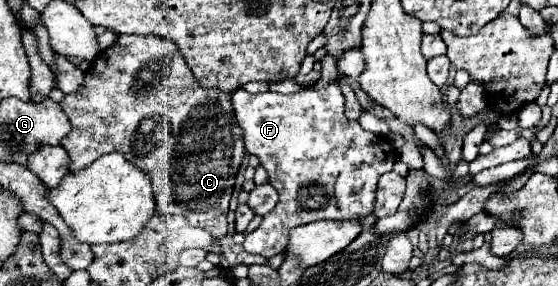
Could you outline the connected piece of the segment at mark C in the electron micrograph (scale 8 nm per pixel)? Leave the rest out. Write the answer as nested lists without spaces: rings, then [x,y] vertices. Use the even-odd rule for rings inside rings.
[[[136,34],[118,36],[118,40],[92,62],[84,76],[82,88],[74,94],[66,94],[60,106],[72,124],[72,130],[60,142],[70,156],[72,174],[84,170],[104,154],[122,152],[128,162],[142,168],[142,172],[150,176],[158,214],[182,216],[192,226],[208,230],[216,242],[226,236],[228,202],[238,166],[244,158],[242,130],[234,124],[230,94],[216,88],[200,88],[172,40]]]

